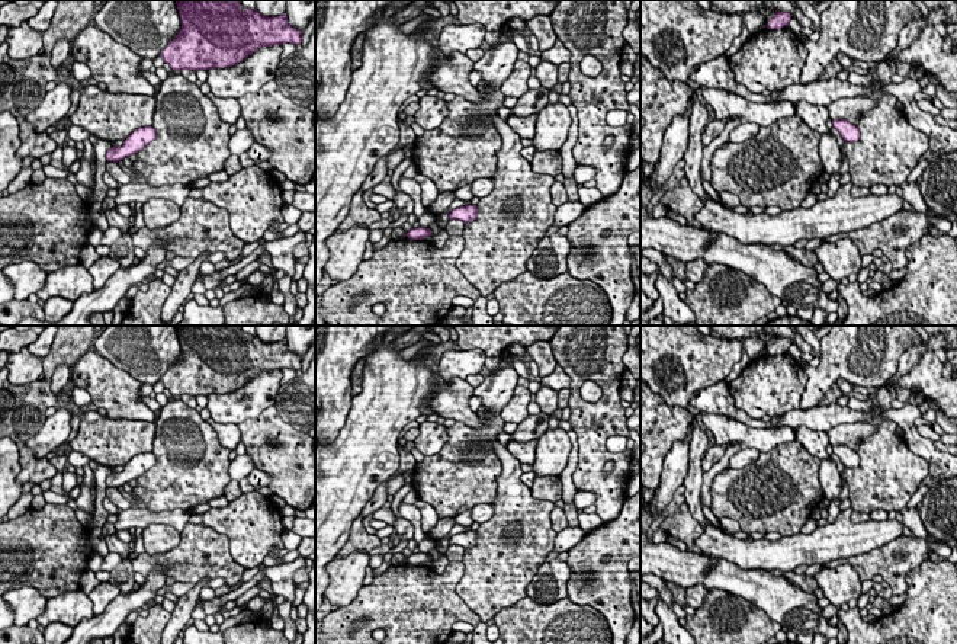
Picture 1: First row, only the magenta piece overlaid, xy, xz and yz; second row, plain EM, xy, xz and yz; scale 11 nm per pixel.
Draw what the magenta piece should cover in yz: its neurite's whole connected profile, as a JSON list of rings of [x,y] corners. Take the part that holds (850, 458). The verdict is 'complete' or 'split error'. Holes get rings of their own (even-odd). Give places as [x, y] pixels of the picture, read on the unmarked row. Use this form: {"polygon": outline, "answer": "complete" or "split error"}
{"polygon": [[[845,445],[832,446],[832,452],[839,456],[844,467],[854,468],[860,465],[860,456],[855,451],[850,449]]], "answer": "complete"}

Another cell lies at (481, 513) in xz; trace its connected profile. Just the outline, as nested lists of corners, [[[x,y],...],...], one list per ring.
[[[492,503],[476,504],[472,507],[471,515],[472,515],[472,520],[481,525],[489,520],[489,518],[494,515],[494,504]]]

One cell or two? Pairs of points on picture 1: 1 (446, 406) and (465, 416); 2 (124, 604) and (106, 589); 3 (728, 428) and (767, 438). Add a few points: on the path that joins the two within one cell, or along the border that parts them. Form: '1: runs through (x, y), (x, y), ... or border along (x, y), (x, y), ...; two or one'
1: runs through (450, 406), (461, 412); one
2: border along (119, 593), (95, 617); two
3: runs through (738, 436), (757, 438); one

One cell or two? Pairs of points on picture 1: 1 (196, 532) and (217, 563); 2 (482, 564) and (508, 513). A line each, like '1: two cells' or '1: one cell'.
1: one cell
2: one cell

